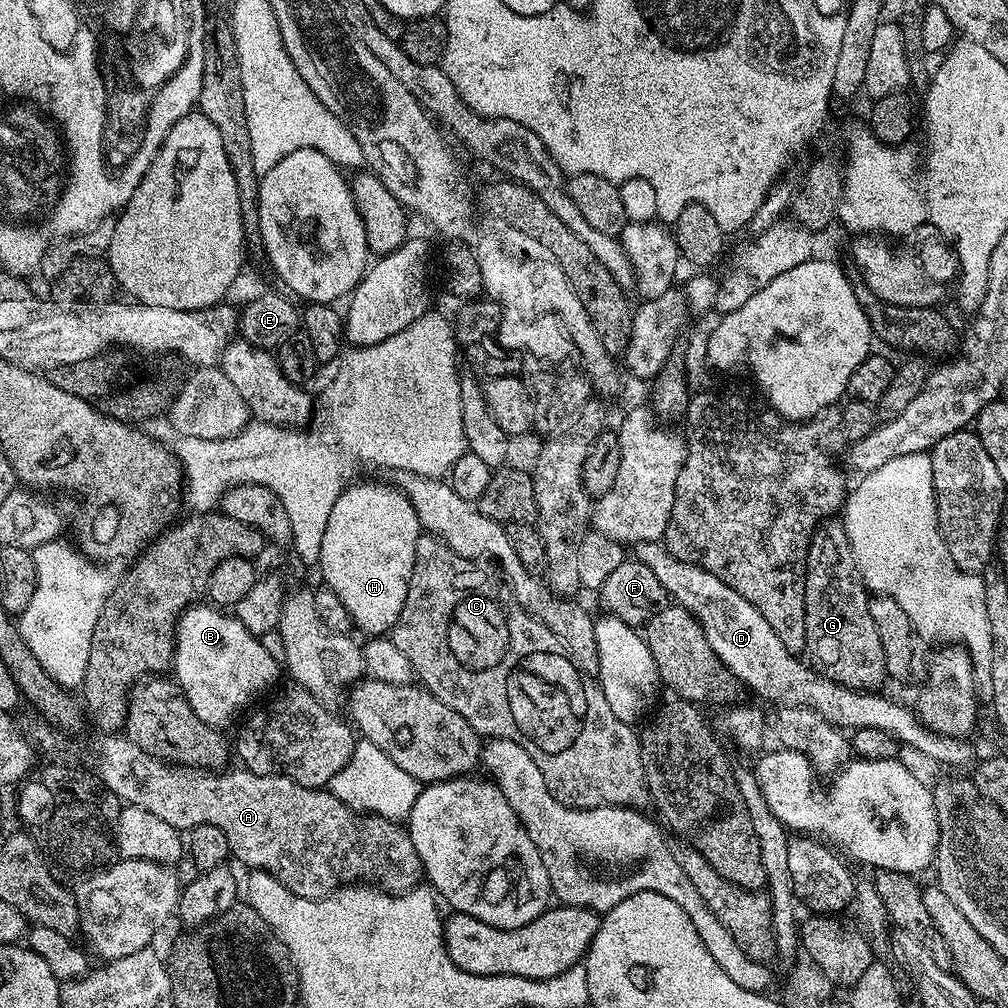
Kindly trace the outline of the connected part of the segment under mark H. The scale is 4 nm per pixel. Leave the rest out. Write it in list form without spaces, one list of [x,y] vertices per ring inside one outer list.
[[[391,483],[355,484],[345,487],[330,510],[326,534],[322,534],[322,554],[318,571],[324,575],[323,583],[326,587],[334,590],[334,594],[342,598],[342,606],[350,610],[353,625],[369,632],[369,637],[380,638],[391,633],[392,627],[402,614],[408,583],[416,561],[416,543],[422,535],[422,529],[418,514],[414,514],[414,506],[410,506],[410,502],[399,488]]]

